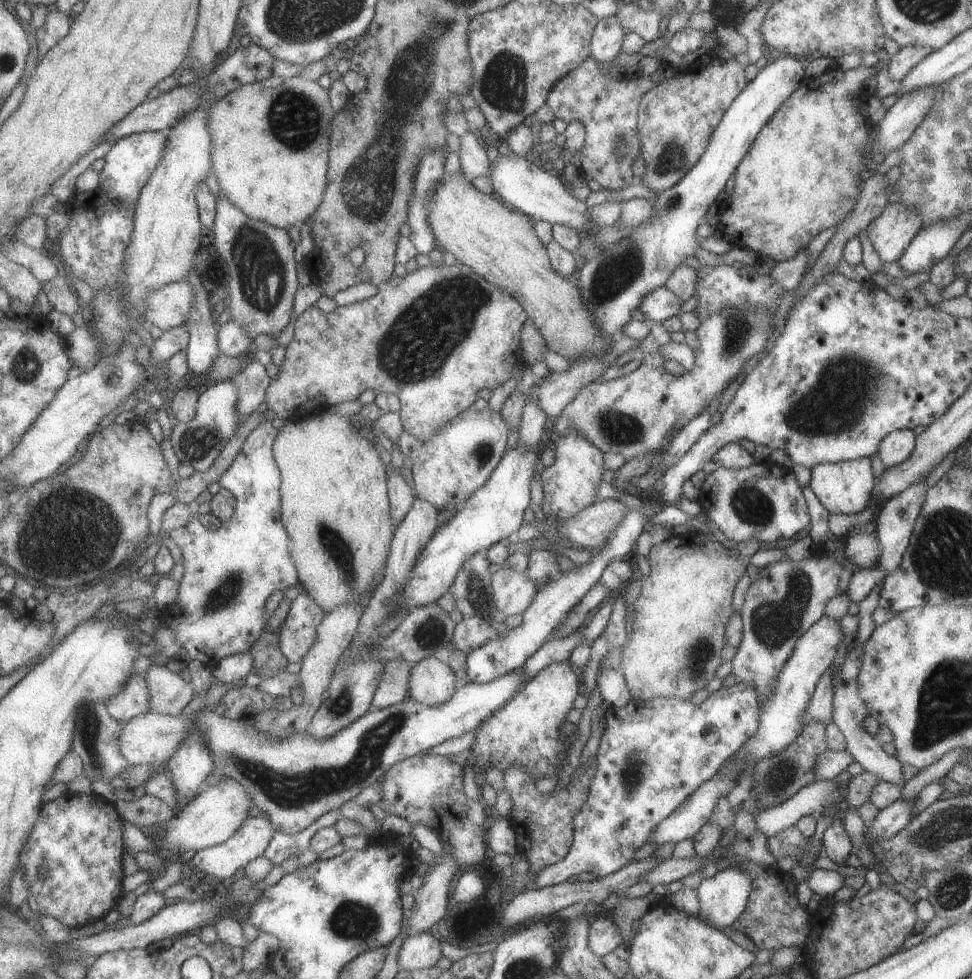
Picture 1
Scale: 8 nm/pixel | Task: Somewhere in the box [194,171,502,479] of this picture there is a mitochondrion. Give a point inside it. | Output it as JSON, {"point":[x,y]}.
{"point":[443,317]}

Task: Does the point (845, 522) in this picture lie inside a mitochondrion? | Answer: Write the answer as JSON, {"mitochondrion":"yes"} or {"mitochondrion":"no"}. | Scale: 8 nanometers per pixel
{"mitochondrion":"no"}

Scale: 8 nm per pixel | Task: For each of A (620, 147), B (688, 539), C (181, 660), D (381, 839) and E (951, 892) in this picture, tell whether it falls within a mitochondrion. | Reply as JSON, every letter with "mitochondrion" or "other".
{"A":"mitochondrion","B":"other","C":"other","D":"other","E":"mitochondrion"}

